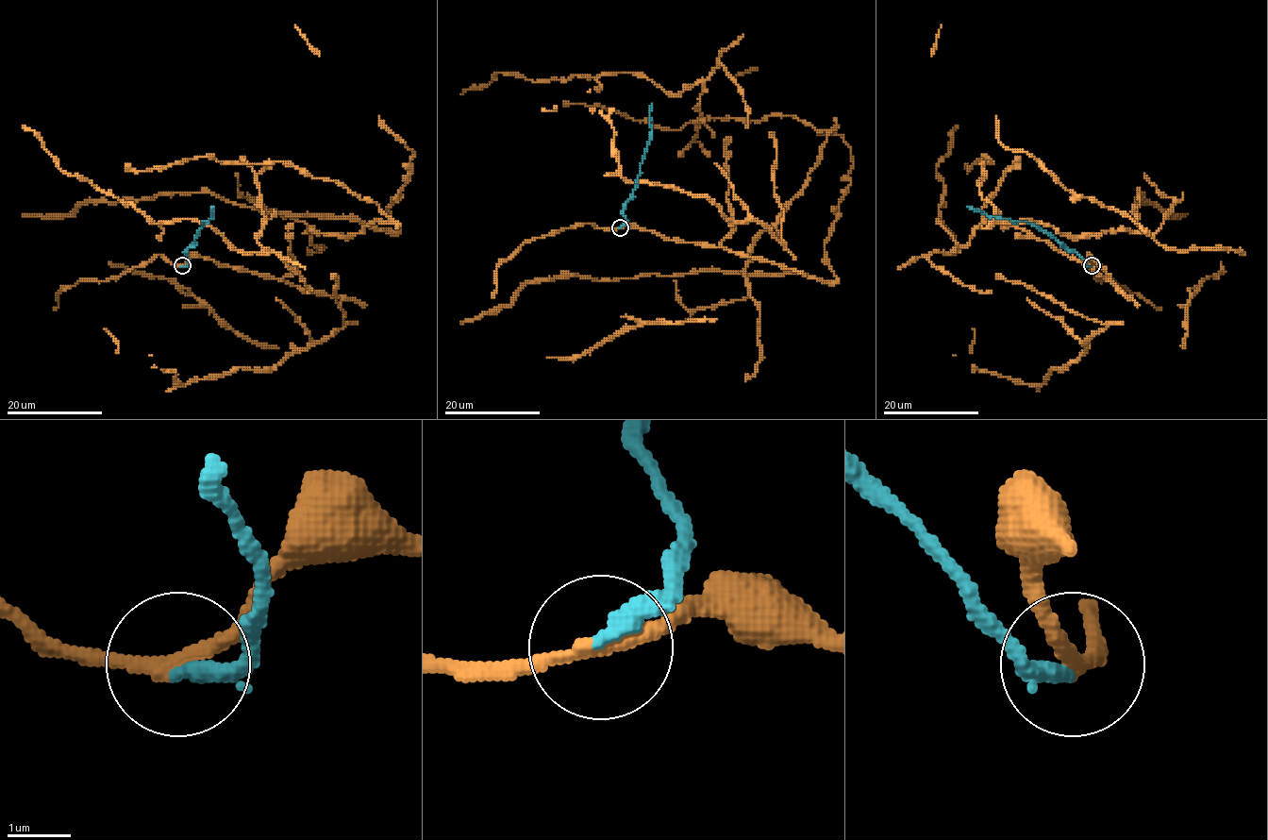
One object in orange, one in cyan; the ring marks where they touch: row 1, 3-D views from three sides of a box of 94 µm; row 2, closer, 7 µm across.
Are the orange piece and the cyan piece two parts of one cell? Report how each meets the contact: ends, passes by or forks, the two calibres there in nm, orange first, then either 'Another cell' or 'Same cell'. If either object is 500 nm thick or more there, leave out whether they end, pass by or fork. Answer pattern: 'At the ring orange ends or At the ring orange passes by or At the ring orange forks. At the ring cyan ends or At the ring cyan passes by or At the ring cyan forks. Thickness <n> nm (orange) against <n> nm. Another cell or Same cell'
At the ring orange passes by. At the ring cyan ends. Thickness 240 nm (orange) against 280 nm. Another cell

